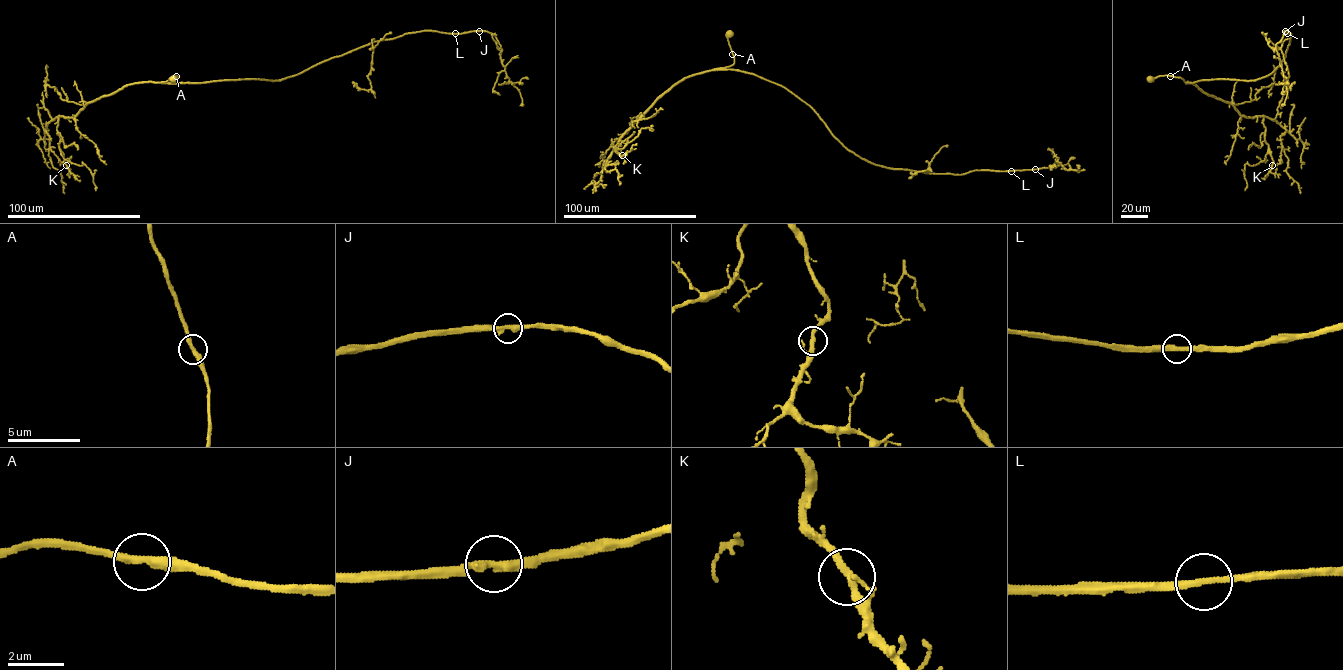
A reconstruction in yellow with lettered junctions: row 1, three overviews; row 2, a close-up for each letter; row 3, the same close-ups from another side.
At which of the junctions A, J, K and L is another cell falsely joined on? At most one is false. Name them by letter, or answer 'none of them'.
none of them

